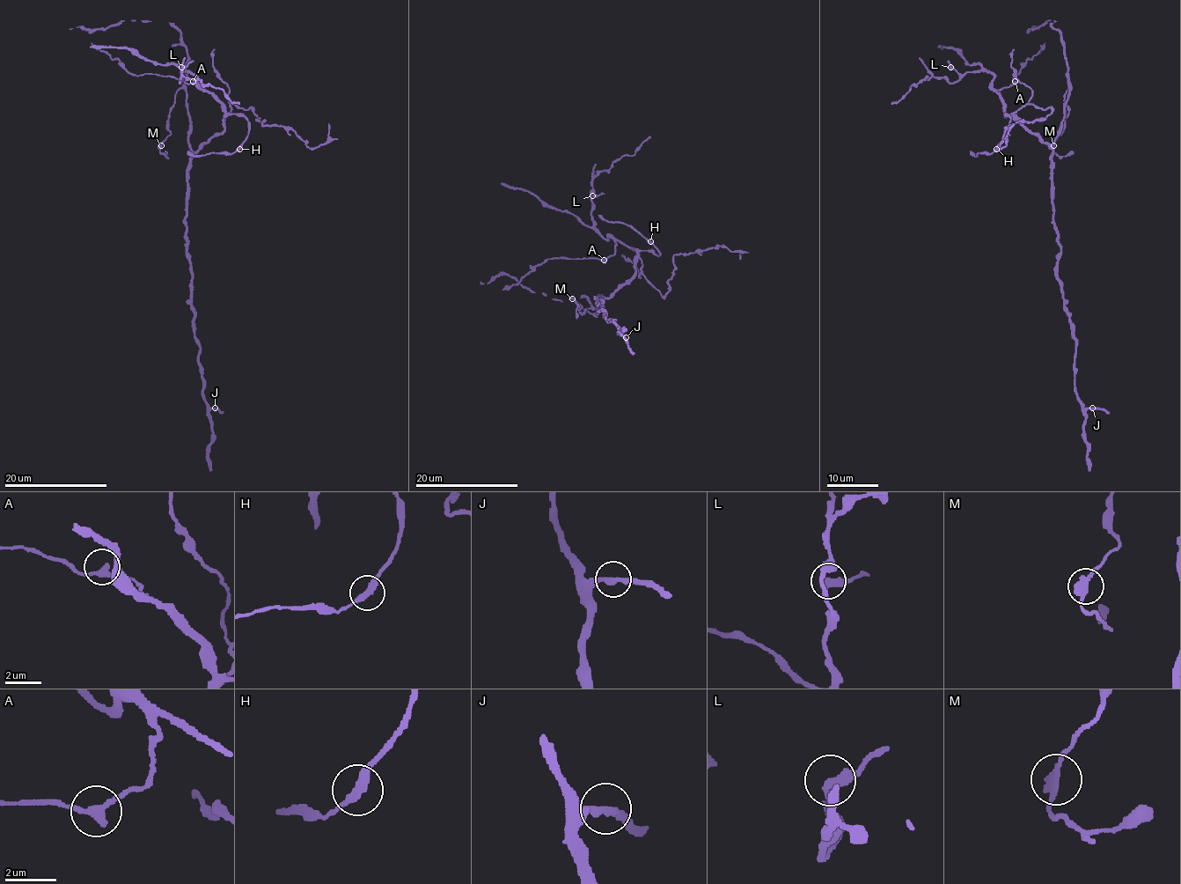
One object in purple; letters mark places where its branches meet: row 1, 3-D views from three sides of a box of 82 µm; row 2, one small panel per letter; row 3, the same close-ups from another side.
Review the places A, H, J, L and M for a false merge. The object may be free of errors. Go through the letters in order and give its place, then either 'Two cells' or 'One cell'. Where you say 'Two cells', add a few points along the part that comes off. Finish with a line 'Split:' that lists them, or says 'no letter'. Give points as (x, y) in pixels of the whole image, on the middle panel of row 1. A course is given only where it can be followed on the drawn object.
A: Place: (604, 260). One cell
H: Place: (650, 241). One cell
J: Place: (626, 337). One cell
L: Place: (592, 195). One cell
M: Place: (572, 298). Two cells. Course of the part to remove: (571, 298), (576, 305), (576, 318)
Split: M

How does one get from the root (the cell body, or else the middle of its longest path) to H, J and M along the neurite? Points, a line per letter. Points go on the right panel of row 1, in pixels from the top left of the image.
H: (1052, 158), (1052, 150), (1039, 136), (1006, 114), (1011, 119), (1007, 136), (996, 149)
J: (1052, 158), (1053, 226), (1059, 246), (1057, 280), (1075, 341), (1075, 394), (1084, 408), (1092, 408)
M: (1052, 158), (1069, 88), (1065, 93), (1065, 105), (1069, 108), (1065, 128), (1053, 146)

